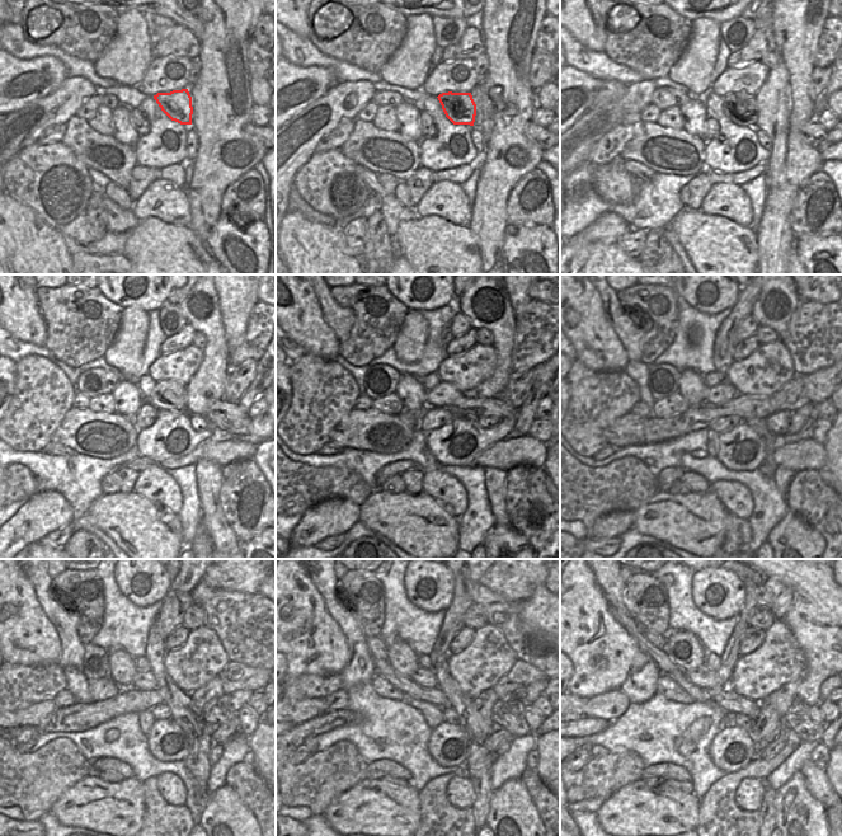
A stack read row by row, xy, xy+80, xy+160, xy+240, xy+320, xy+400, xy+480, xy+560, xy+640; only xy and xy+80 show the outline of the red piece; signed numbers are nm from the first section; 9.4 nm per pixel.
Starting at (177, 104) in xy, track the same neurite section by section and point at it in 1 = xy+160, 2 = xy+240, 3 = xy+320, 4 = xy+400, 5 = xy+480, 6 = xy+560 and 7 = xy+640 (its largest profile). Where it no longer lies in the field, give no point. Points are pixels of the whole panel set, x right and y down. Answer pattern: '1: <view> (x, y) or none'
1: xy+160 (741, 108)
2: xy+240 (172, 394)
3: xy+320 (443, 394)
4: xy+400 (723, 393)
5: xy+480 (144, 679)
6: xy+560 (426, 677)
7: xy+640 (704, 677)

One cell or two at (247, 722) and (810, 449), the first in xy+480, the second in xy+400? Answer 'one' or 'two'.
two

